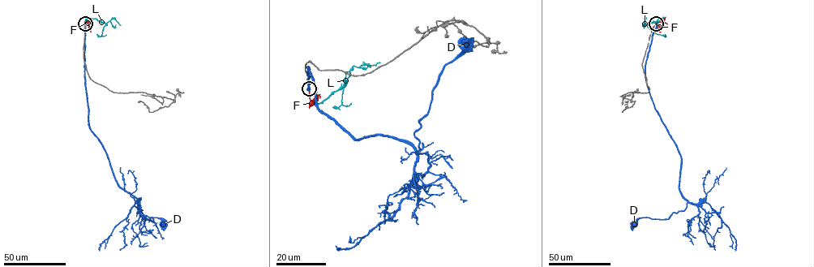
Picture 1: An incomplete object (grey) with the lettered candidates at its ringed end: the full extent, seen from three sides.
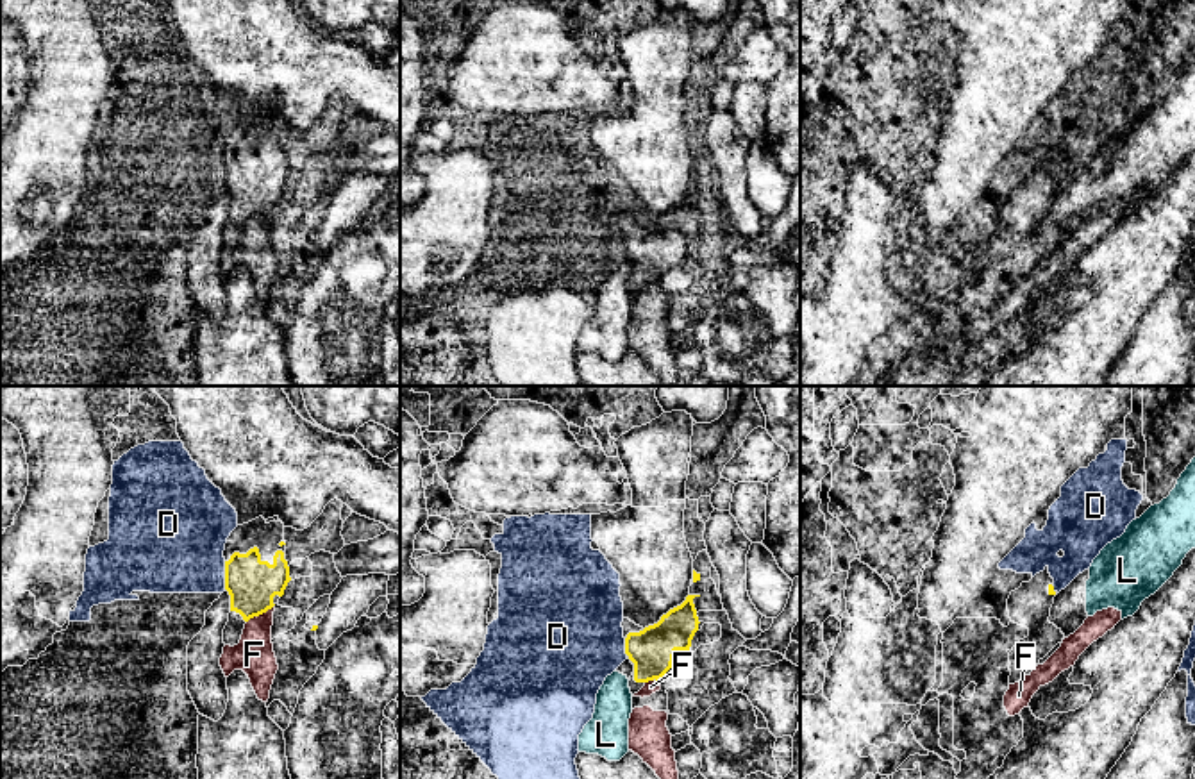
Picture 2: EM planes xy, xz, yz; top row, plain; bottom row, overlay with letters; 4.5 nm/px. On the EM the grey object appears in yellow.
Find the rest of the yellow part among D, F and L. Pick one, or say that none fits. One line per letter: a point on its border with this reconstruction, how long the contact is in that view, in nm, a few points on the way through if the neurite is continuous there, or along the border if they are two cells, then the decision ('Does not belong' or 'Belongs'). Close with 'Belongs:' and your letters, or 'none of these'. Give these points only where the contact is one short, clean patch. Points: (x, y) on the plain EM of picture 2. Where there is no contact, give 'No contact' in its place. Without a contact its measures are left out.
D: Touches yellow at xy (225, 175). Shared border 130 nm. Does not belong
F: Touches yellow at xy (259, 213). Shared border 150 nm. Boundary: xy (274, 204), (247, 222). Does not belong
L: No contact. Does not belong
Belongs: none of these

